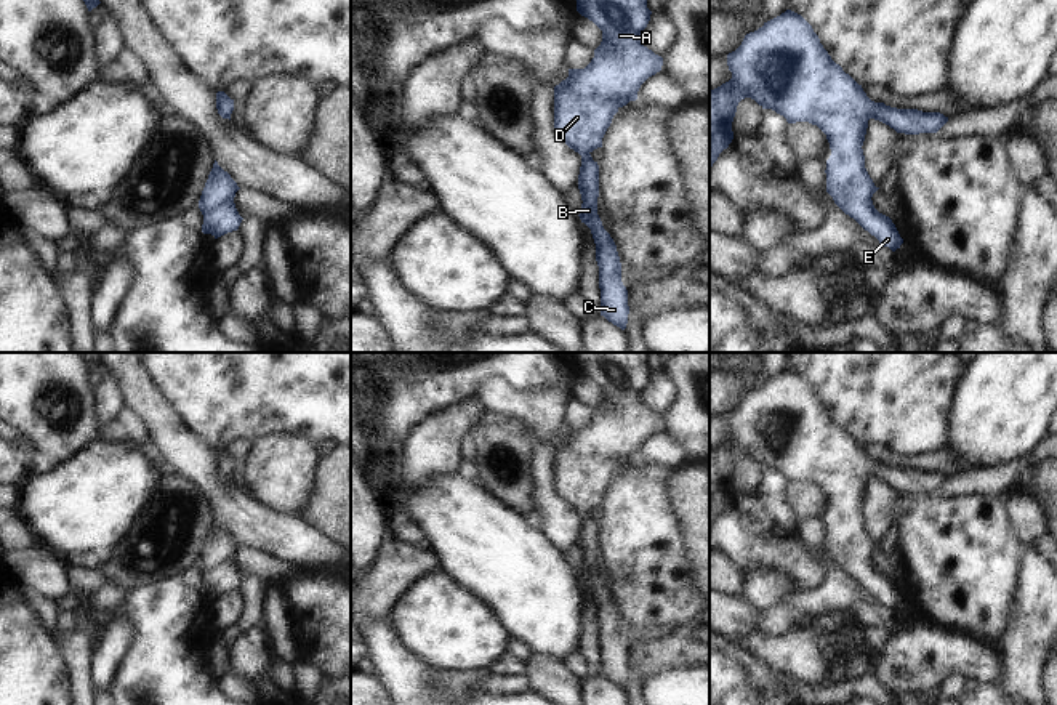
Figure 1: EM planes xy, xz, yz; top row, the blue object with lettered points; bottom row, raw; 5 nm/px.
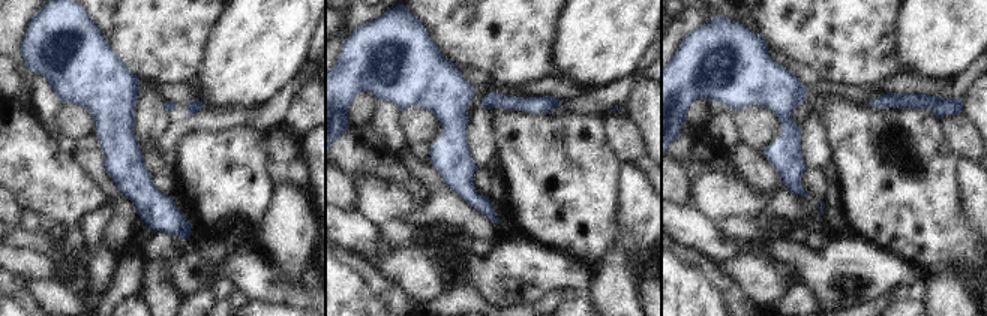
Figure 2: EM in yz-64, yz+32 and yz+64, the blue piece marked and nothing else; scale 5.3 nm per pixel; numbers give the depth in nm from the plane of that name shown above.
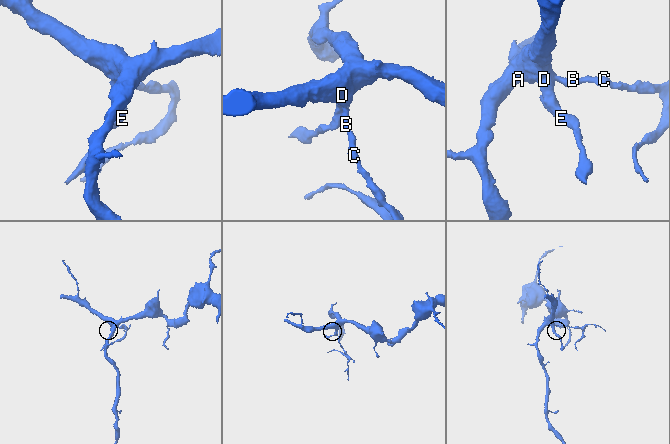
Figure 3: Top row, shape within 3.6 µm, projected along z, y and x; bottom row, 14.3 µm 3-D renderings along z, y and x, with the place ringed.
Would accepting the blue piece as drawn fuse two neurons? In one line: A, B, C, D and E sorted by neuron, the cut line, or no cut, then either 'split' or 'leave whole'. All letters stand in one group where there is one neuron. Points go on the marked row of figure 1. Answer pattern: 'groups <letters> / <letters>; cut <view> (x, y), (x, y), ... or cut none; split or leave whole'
groups A B C D E; cut none; leave whole

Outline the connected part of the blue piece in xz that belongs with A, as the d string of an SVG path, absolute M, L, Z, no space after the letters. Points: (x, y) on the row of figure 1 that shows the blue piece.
M577 0L577 11L602 30L602 42L585 69L569 69L569 77L554 87L554 133L581 155L578 189L583 203L578 216L591 229L596 244L601 316L625 330L629 314L628 290L621 282L621 263L617 245L597 215L599 165L593 160L591 152L602 147L602 138L618 109L629 101L636 101L641 85L661 70L663 58L639 40L652 14L647 8L647 0Z

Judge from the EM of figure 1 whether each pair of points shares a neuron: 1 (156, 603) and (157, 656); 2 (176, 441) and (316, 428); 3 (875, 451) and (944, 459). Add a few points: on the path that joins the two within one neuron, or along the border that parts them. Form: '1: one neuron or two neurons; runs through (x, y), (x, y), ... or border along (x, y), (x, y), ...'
1: one neuron; runs through (157, 616), (157, 643)
2: two neurons; border along (175, 412), (215, 452)
3: one neuron; runs through (892, 459), (926, 460)

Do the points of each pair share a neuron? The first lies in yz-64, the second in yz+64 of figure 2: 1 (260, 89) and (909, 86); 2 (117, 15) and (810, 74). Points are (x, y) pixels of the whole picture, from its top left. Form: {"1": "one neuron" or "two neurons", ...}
{"1": "two neurons", "2": "two neurons"}

